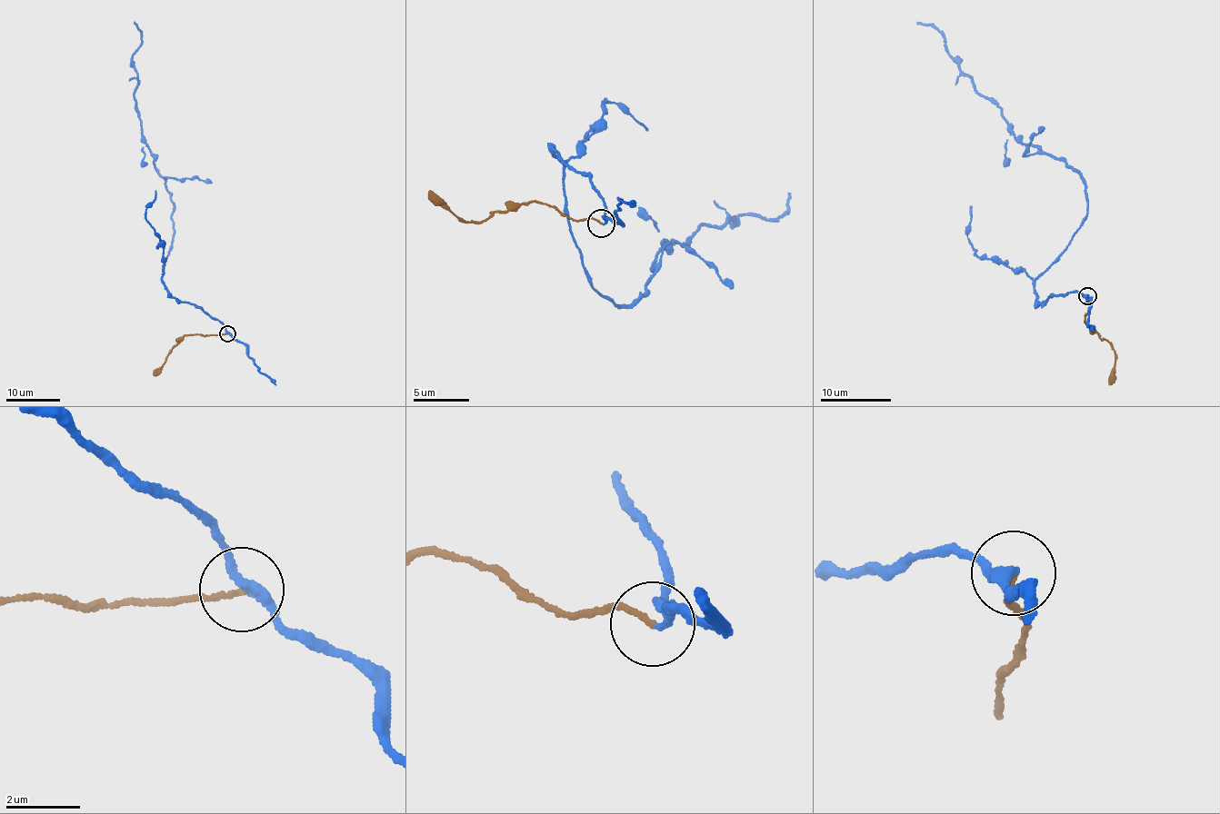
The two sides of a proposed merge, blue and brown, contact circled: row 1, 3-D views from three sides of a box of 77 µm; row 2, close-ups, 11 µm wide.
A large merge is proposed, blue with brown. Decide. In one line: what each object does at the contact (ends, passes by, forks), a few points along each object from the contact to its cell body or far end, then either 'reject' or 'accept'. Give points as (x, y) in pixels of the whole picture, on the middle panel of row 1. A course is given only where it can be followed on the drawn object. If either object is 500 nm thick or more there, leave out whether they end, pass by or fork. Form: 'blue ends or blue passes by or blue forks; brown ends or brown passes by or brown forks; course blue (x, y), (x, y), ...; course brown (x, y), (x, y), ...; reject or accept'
blue passes by; brown ends; course blue (601, 223), (601, 192), (554, 152), (594, 289), (619, 309), (666, 245), (778, 216), (788, 194); course brown (601, 223), (572, 221), (543, 203), (514, 206), (467, 222), (428, 190); accept

